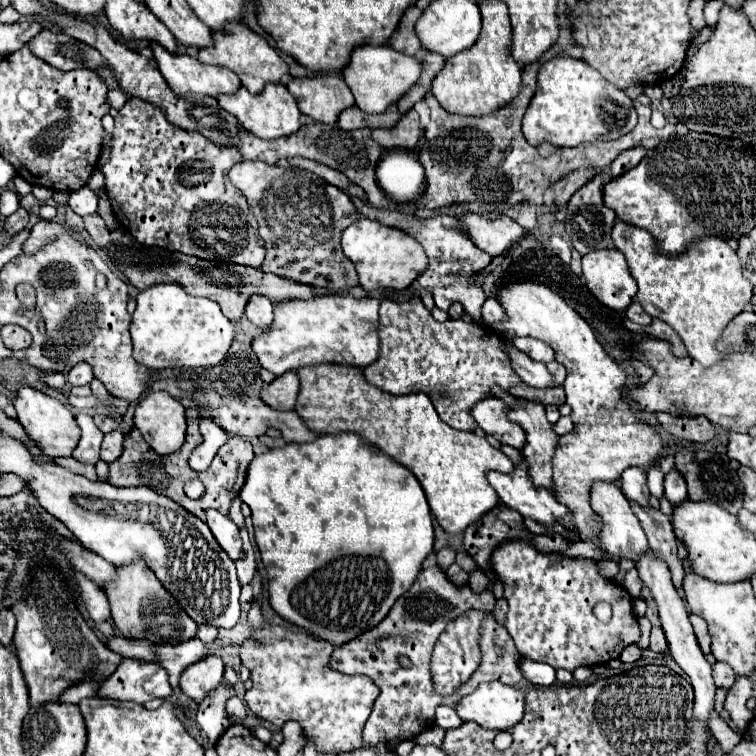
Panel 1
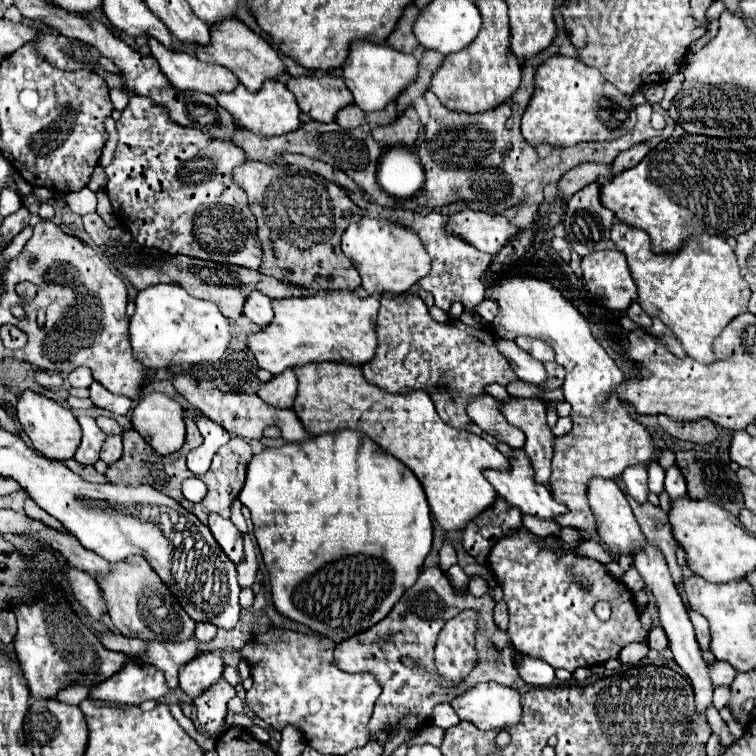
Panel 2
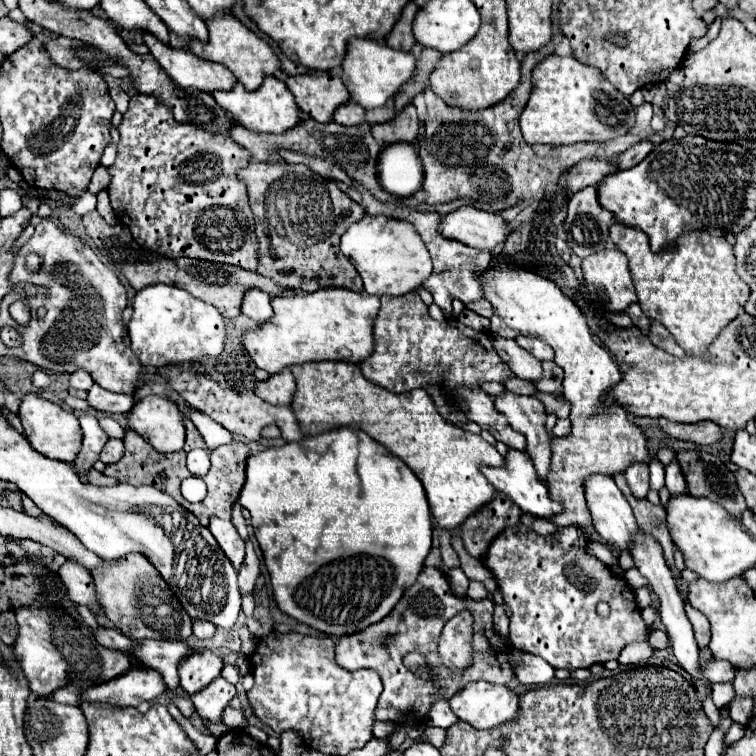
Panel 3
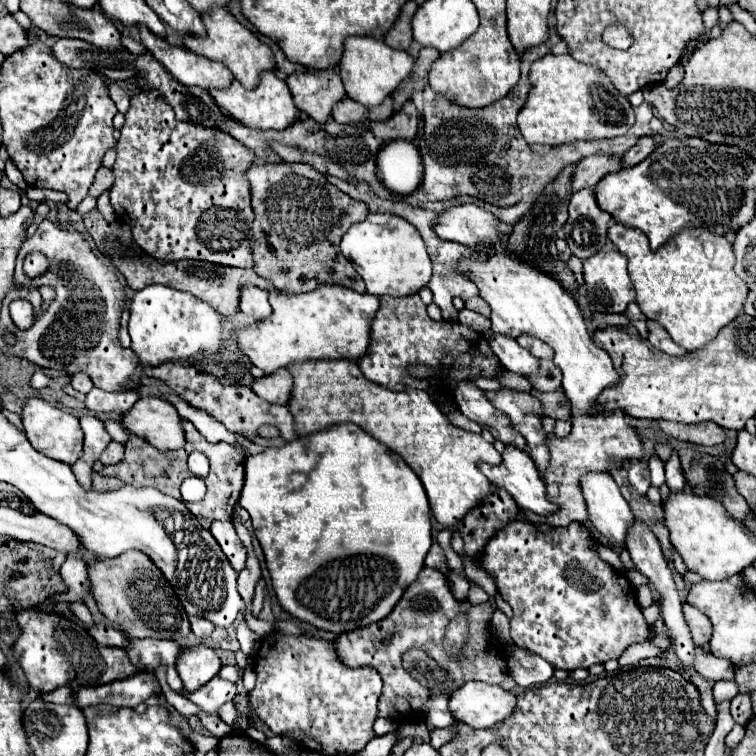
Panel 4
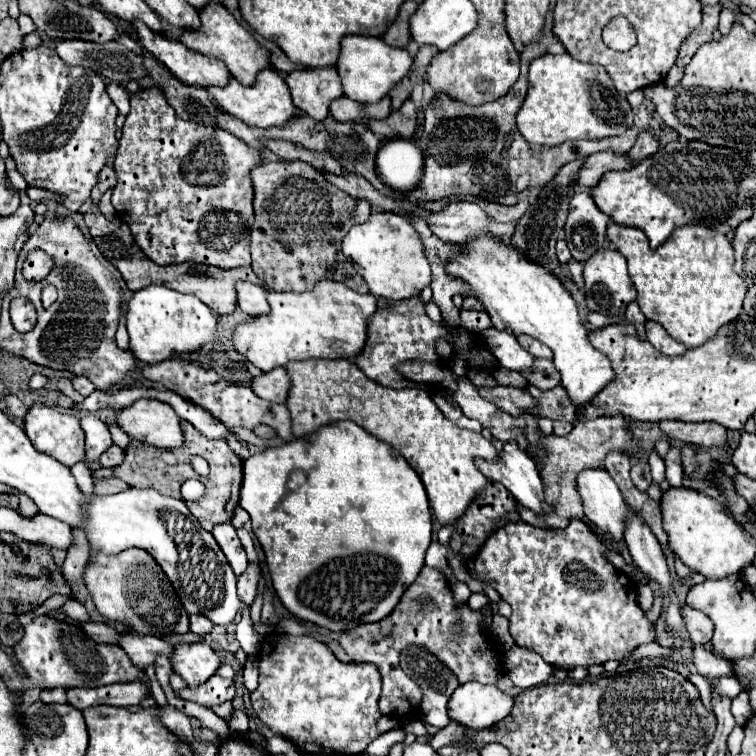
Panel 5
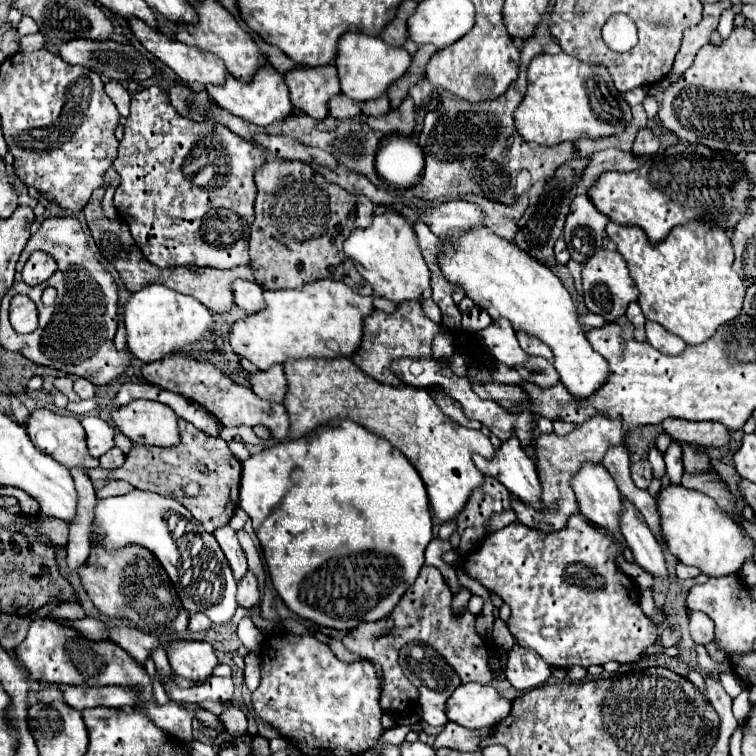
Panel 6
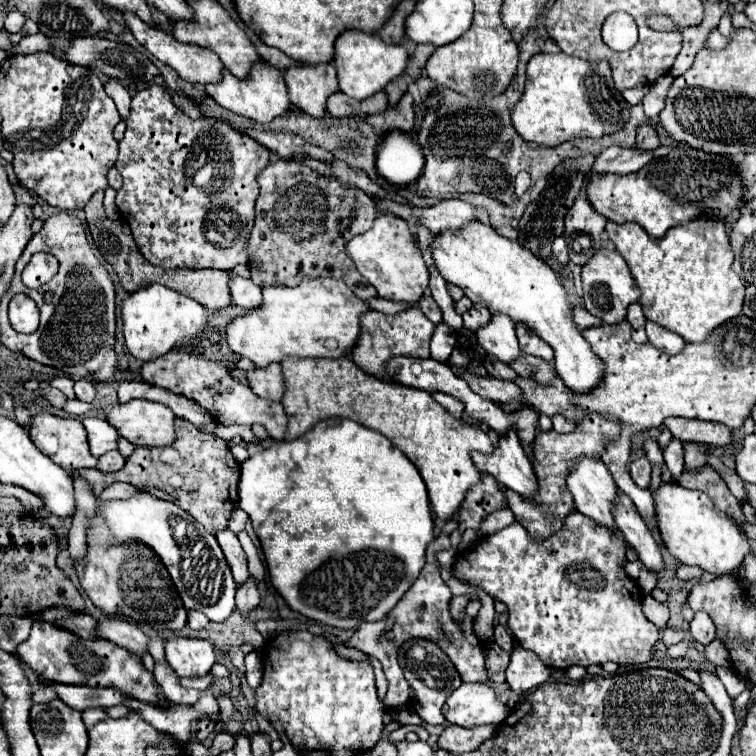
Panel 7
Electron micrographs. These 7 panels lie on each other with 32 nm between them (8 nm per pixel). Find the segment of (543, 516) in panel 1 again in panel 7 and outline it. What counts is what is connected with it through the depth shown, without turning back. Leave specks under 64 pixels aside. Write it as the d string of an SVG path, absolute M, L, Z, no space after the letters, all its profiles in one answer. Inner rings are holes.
M510 428L506 436L500 436L498 446L490 454L470 452L470 458L480 472L492 474L502 486L520 496L534 496L538 492L532 462L524 454L516 430Z

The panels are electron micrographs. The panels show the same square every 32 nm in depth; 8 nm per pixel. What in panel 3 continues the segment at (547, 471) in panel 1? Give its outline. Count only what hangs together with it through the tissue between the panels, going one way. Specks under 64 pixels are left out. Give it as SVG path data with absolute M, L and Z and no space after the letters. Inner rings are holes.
M508 390L492 398L496 410L508 418L510 426L524 434L528 442L526 452L532 458L540 480L546 480L550 468L550 434L544 428L544 404L534 396L520 396Z

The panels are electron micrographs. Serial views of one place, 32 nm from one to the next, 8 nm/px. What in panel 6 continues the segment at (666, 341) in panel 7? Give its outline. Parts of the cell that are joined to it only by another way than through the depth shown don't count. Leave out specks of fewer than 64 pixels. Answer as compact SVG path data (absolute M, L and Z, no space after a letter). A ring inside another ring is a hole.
M646 322L646 336L648 336L648 342L664 354L680 354L686 348L680 336L674 336L672 332L668 332L656 322Z

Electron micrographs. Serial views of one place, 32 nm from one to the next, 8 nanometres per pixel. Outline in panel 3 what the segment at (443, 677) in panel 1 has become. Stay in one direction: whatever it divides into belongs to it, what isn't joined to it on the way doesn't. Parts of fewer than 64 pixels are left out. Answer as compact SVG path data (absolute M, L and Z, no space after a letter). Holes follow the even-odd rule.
M460 612L444 626L440 658L450 670L464 670L472 660L472 616L468 612Z

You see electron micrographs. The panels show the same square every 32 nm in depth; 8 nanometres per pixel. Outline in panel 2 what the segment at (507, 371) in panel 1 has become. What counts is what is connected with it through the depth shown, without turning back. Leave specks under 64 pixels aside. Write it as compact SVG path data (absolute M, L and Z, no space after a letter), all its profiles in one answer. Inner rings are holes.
M406 292L400 296L382 296L382 306L376 320L378 348L368 364L362 364L362 374L368 382L392 392L406 394L410 390L424 390L430 394L440 418L460 430L468 430L472 420L466 416L466 404L476 394L484 392L486 384L498 382L506 386L516 380L508 360L500 356L496 340L482 342L470 332L474 328L460 320L436 322L428 314L426 304L418 294Z

